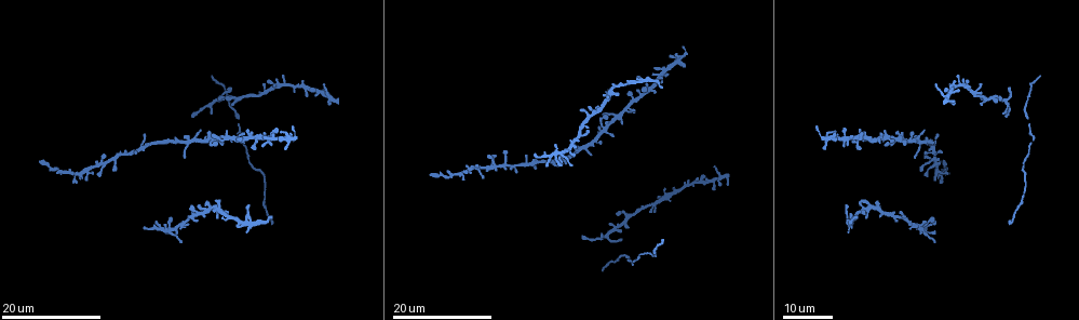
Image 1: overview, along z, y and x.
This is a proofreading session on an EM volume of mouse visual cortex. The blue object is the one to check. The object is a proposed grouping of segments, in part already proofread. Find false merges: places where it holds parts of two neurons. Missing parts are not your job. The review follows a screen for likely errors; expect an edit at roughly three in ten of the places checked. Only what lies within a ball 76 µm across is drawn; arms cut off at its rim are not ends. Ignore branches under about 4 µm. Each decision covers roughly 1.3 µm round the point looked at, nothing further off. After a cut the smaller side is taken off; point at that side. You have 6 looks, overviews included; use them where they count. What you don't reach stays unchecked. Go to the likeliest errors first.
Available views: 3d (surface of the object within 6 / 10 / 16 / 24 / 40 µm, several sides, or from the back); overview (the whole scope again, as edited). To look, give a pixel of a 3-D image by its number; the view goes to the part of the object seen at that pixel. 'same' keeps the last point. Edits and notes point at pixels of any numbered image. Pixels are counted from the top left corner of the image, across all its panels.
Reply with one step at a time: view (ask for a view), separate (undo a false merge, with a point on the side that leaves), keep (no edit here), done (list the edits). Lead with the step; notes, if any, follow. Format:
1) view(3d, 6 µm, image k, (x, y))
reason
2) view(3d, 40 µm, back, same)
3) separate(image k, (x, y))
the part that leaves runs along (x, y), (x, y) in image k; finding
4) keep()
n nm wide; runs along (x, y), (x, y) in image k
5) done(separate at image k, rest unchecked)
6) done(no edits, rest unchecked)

view(3d, 16 µm, image 1, (1004, 102))
three arms meet

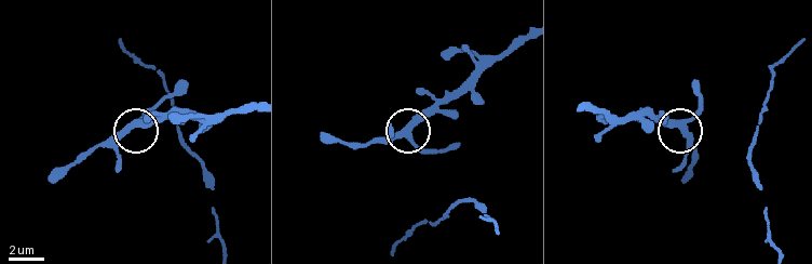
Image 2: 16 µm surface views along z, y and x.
view(3d, 6 µm, image 2, (131, 125))
closer look

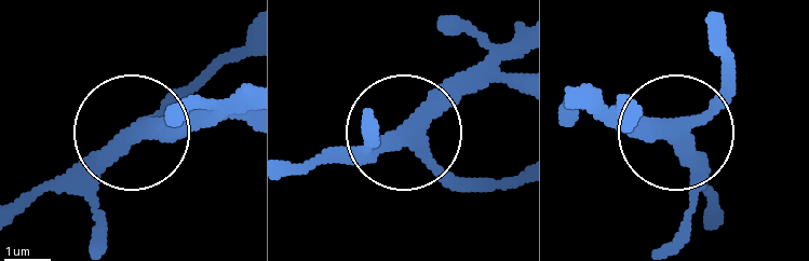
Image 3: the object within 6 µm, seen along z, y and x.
keep()
side arm 6 µm; all the same neuron

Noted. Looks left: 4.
view(3d, 24 µm, image 1, (116, 160))
four-way junction

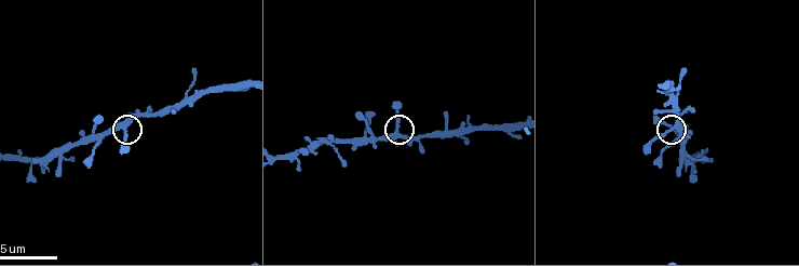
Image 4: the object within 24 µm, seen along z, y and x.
view(3d, 6 µm, image 4, (125, 128))

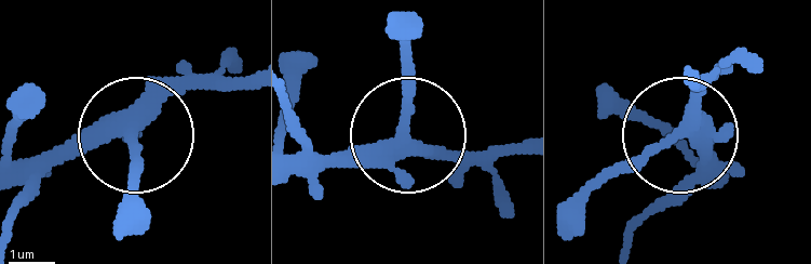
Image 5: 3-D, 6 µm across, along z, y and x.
keep()
4 arms; runs along (516, 149), (434, 149), (415, 137), (411, 25) in image 5; all the same neuron

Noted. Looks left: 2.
view(3d, 24 µm, image 1, (1029, 128))
calibre changes

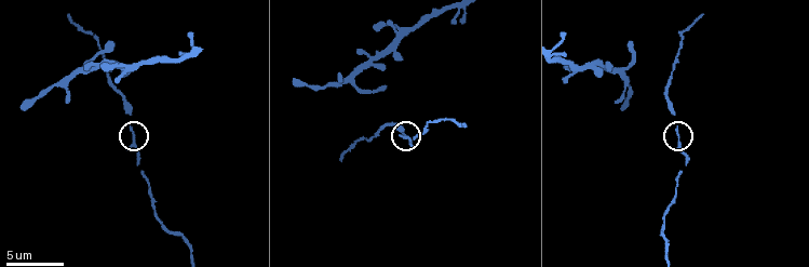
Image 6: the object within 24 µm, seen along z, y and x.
view(3d, 10 µm, image 6, (678, 138))

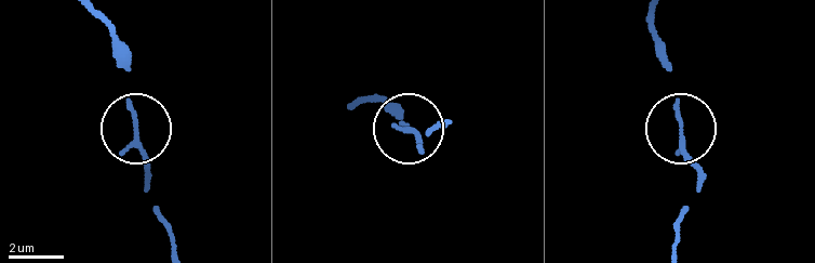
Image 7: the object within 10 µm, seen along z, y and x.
keep()
160 nm wide; continuous, no second neuron

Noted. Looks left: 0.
done(no edits, rest unchecked)

